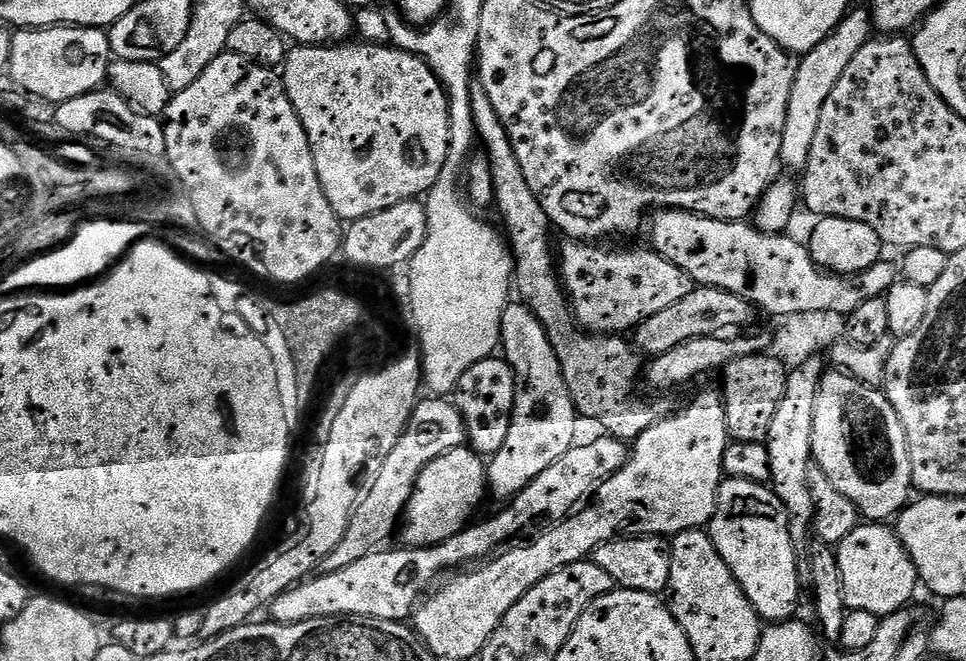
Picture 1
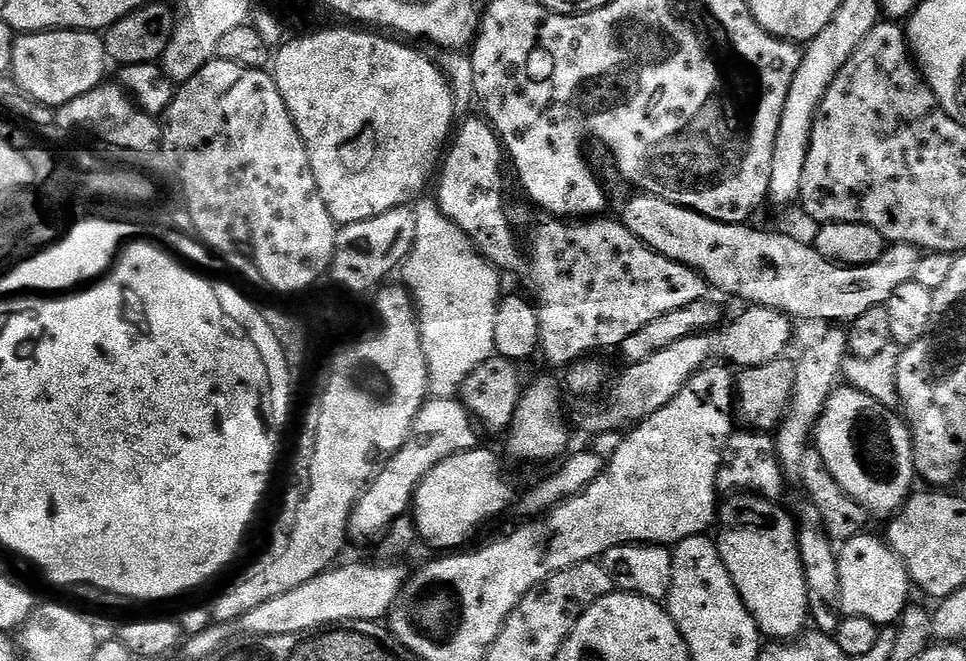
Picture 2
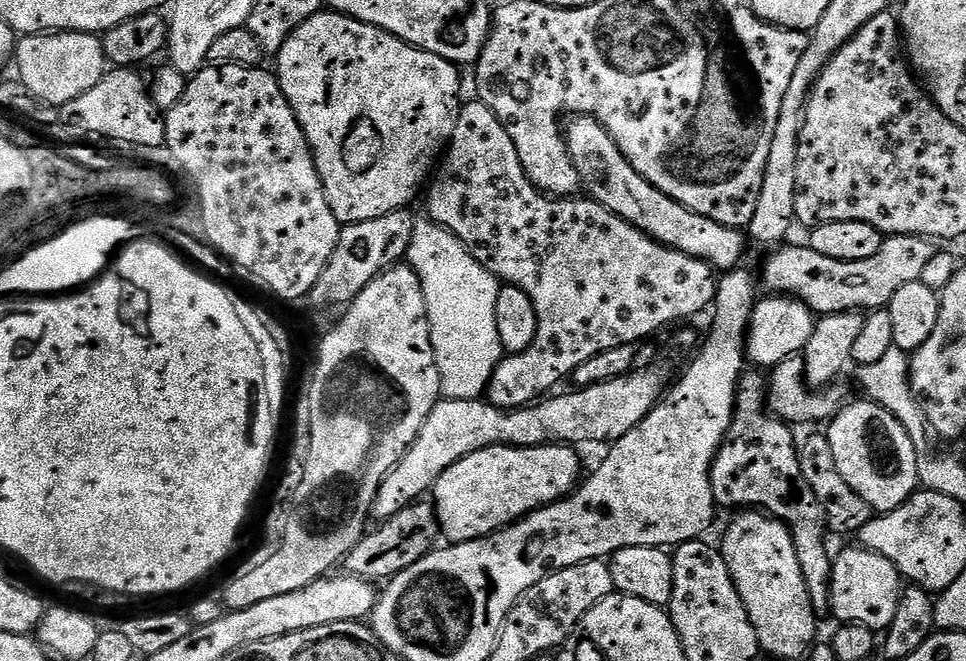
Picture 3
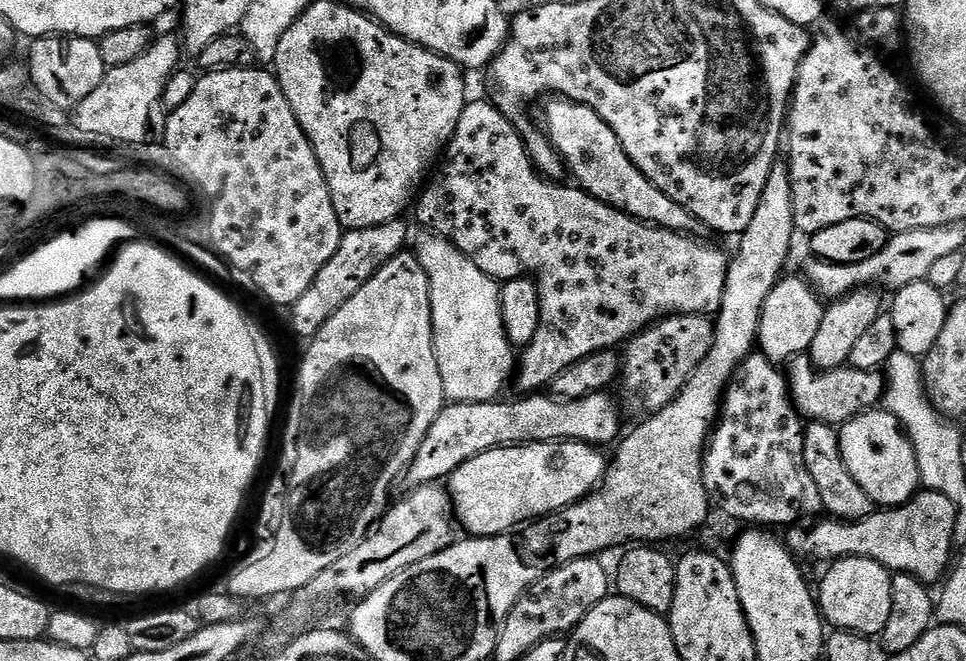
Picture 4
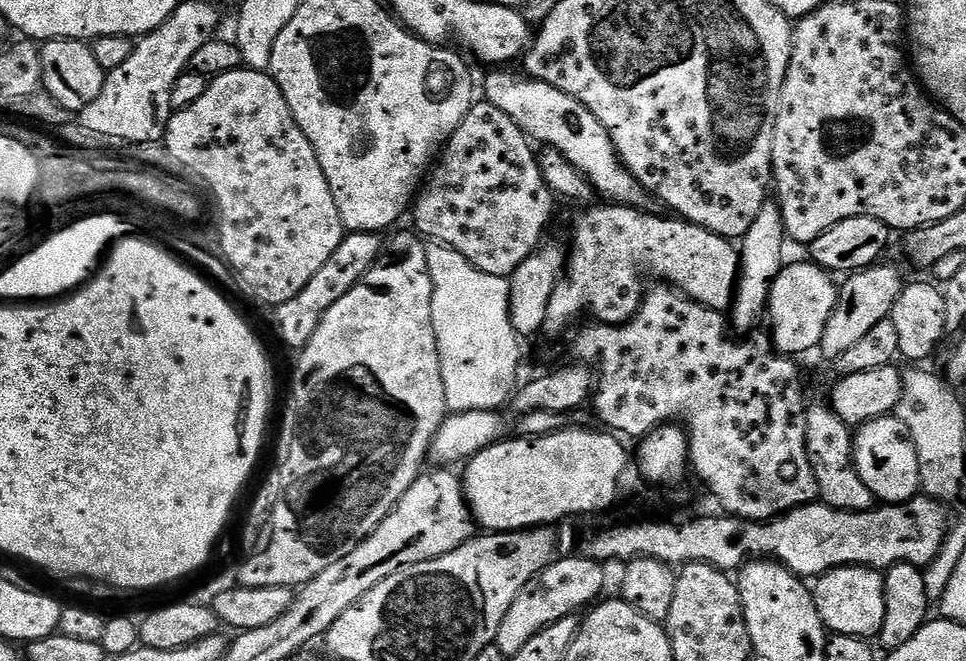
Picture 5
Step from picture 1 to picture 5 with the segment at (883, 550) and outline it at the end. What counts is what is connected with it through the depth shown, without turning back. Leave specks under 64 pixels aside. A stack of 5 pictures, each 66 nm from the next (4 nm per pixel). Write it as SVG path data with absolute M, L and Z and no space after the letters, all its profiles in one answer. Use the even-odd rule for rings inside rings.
M835 568L815 581L812 597L829 633L837 636L879 637L882 618L886 618L883 575L875 568Z

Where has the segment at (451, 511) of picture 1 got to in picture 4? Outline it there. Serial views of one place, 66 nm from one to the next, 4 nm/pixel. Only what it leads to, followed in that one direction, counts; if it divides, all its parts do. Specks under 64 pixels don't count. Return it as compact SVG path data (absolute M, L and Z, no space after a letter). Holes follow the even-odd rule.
M559 440L545 444L515 444L509 448L486 450L470 462L462 462L458 470L446 481L448 497L452 500L452 511L457 525L465 528L469 537L497 536L511 532L513 528L552 512L562 510L582 498L586 498L600 487L606 471L606 456L599 447L584 444L580 440Z

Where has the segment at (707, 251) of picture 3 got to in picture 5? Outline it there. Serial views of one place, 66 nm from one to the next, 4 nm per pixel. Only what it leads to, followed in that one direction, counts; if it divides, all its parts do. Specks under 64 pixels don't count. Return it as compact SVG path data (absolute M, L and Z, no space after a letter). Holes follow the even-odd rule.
M512 70L489 71L492 73L484 80L483 99L487 103L498 106L498 110L502 110L502 114L510 114L512 121L528 135L529 140L537 145L548 144L544 146L566 157L570 162L570 166L577 168L588 179L588 183L592 185L599 195L600 192L604 195L601 197L605 201L614 204L627 204L629 208L647 209L649 207L648 200L650 201L650 193L638 183L631 170L625 166L623 160L616 153L612 135L606 130L606 126L602 126L602 122L598 122L598 118L594 118L594 114L587 106L582 102L578 102L578 98L574 98L546 82L531 78L516 80L515 74L508 71Z

